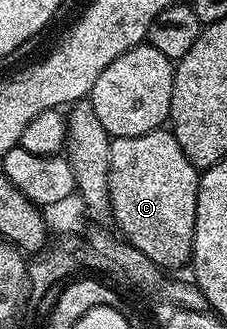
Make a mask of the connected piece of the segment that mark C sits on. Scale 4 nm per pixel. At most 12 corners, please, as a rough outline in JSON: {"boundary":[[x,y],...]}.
{"boundary":[[165,127],[111,139],[125,243],[191,263],[199,169]]}

